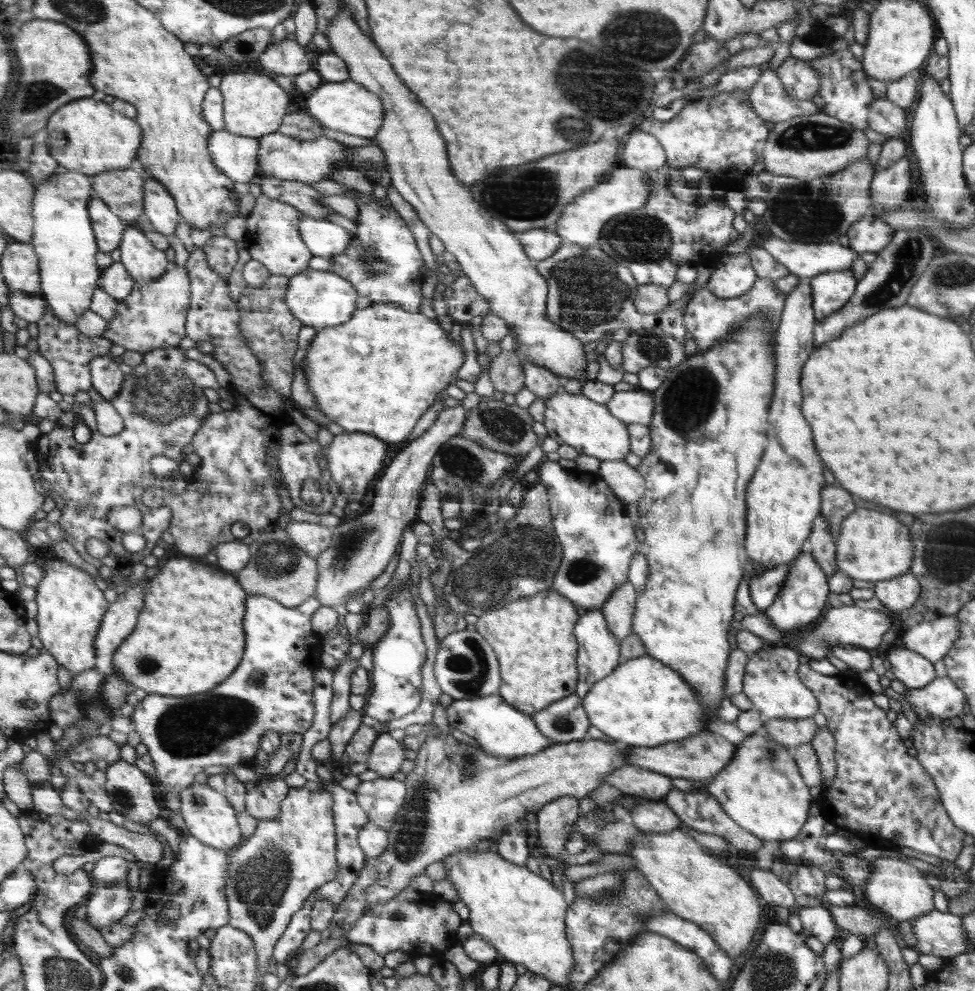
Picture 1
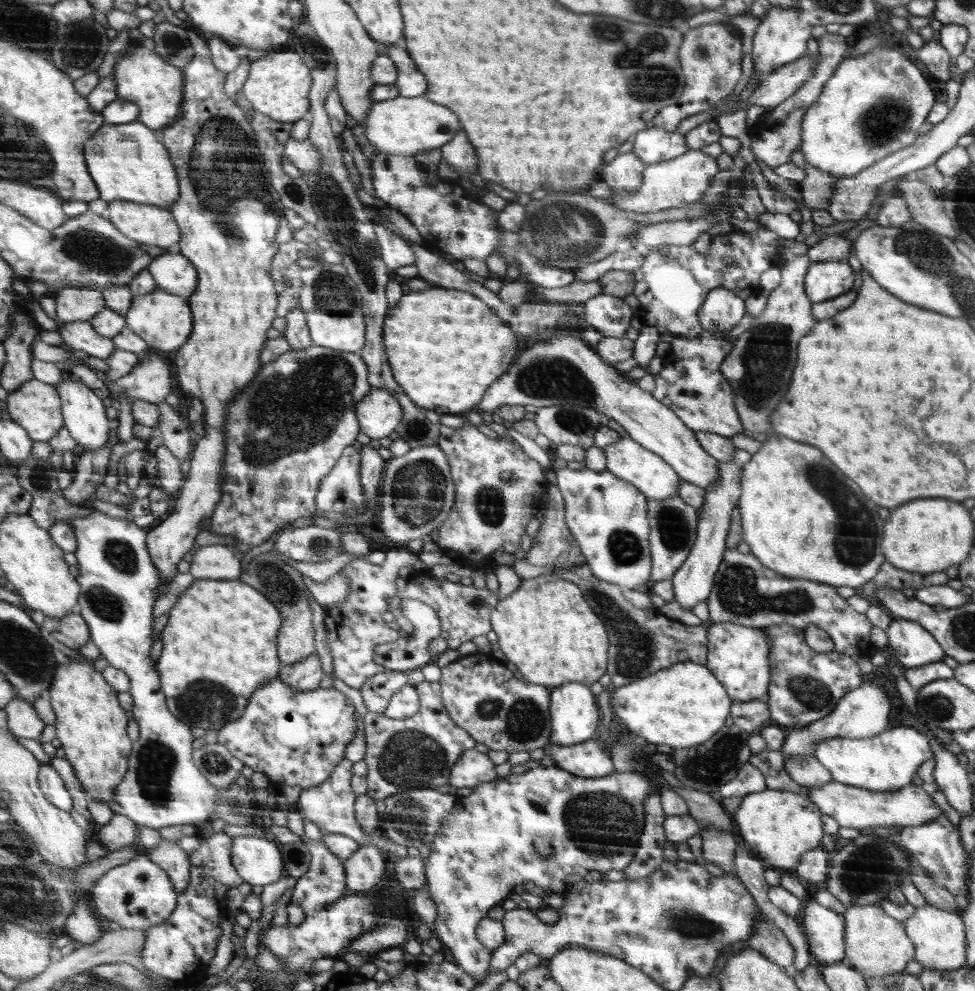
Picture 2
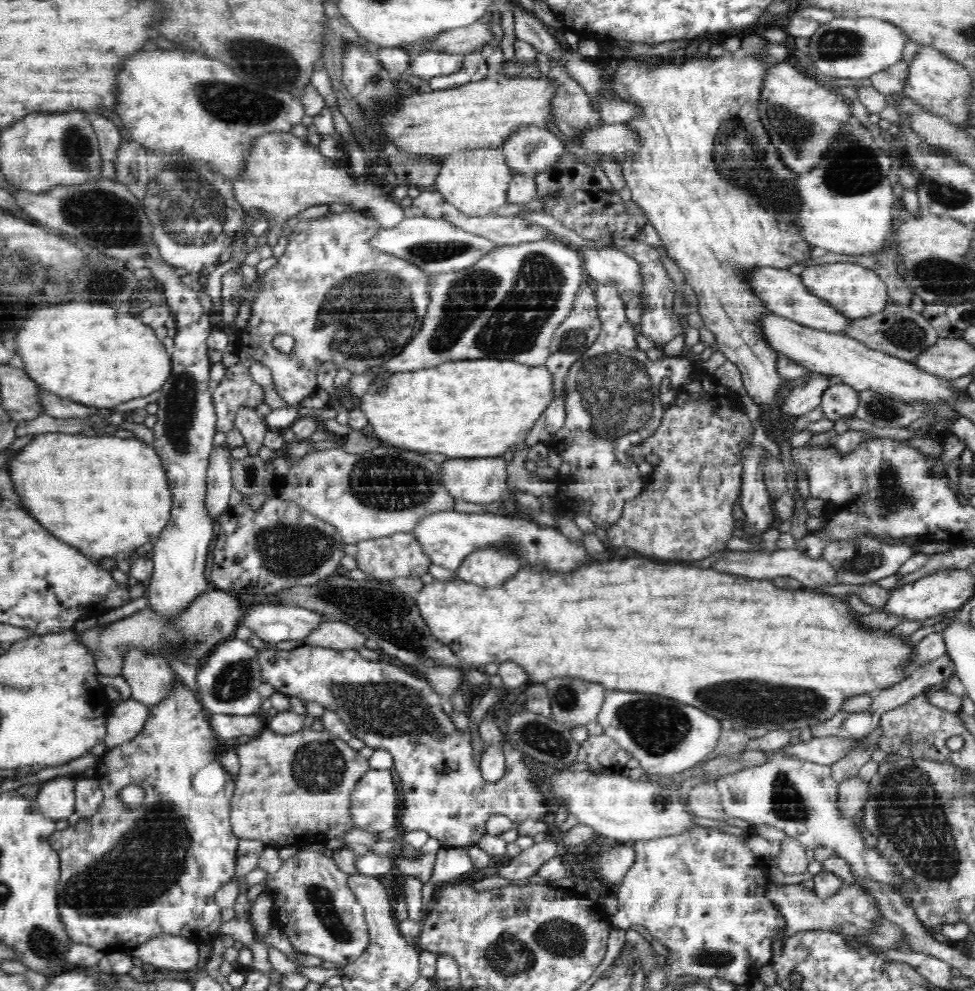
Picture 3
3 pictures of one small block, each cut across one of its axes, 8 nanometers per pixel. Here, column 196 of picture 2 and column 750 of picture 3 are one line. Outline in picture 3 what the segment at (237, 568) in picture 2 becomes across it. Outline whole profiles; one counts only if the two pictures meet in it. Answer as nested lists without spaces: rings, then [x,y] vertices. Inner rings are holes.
[[[780,549],[776,552],[770,553],[752,553],[731,551],[720,559],[718,559],[712,566],[712,568],[719,570],[720,572],[726,572],[730,574],[742,574],[743,576],[749,576],[754,579],[773,579],[776,576],[791,576],[796,580],[799,580],[804,588],[814,589],[821,585],[835,585],[836,575],[834,570],[830,569],[830,564],[826,563],[824,559],[812,559],[808,558],[794,549]]]

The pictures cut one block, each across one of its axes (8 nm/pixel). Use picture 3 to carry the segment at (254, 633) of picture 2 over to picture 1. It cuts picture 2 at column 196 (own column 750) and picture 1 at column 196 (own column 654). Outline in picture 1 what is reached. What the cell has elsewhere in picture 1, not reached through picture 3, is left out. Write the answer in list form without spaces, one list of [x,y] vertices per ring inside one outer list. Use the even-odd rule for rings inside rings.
[[[172,554],[166,568],[148,584],[146,610],[140,616],[136,634],[118,649],[114,668],[130,682],[148,694],[157,693],[172,697],[188,697],[210,692],[228,680],[239,669],[244,658],[244,608],[246,596],[243,583],[236,574],[224,572],[218,566],[206,564],[206,560],[186,554]]]

